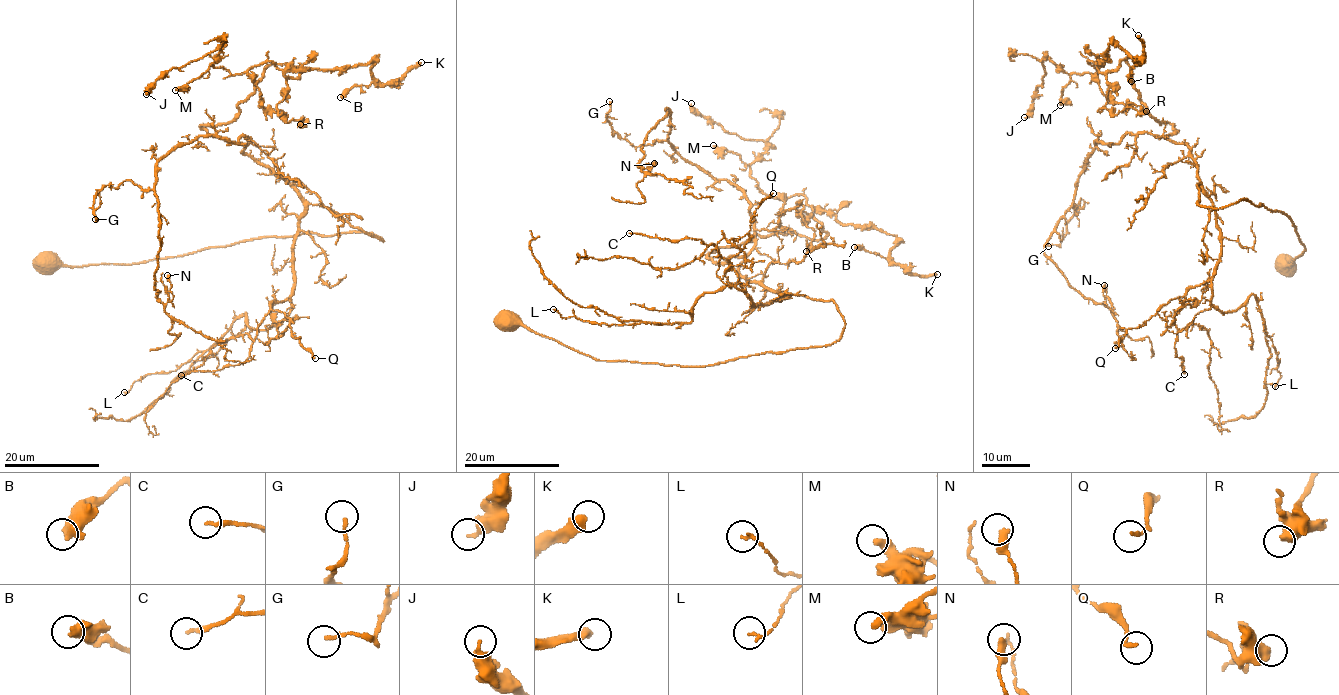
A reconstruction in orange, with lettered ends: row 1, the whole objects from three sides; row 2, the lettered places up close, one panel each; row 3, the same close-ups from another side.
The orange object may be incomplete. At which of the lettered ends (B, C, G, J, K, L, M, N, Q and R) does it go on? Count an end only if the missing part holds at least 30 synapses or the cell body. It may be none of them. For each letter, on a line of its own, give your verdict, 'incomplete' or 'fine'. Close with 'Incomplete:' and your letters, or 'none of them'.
B: fine
C: fine
G: fine
J: fine
K: incomplete
L: fine
M: fine
N: fine
Q: fine
R: fine
Incomplete: K

